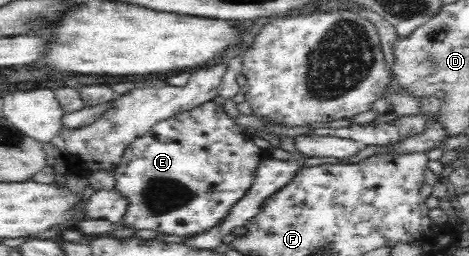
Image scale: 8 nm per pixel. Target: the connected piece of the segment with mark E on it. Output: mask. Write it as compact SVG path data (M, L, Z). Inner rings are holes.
M213 100L153 125L123 154L120 165L113 170L116 190L128 198L128 211L122 223L138 231L149 229L160 235L184 237L196 236L220 225L231 212L232 205L248 193L260 163L271 157L268 149L261 149L252 139L248 141L242 135L242 126L238 126Z

